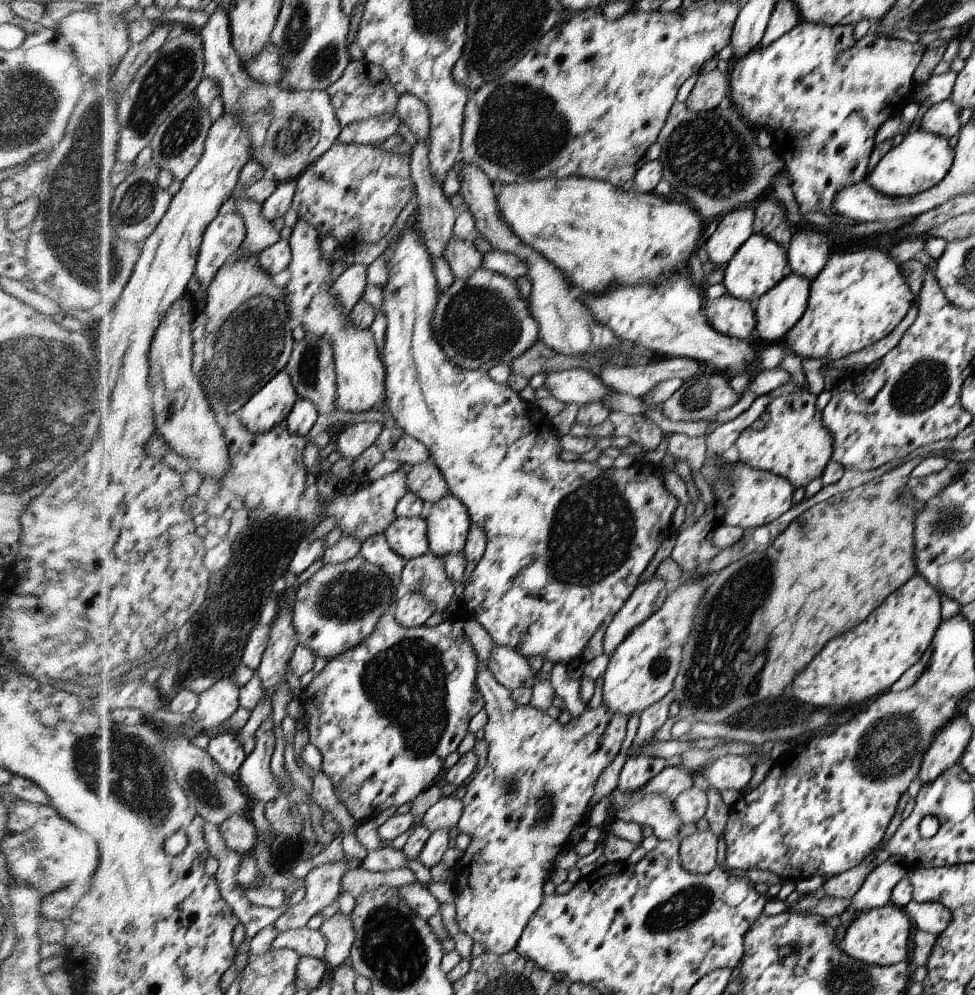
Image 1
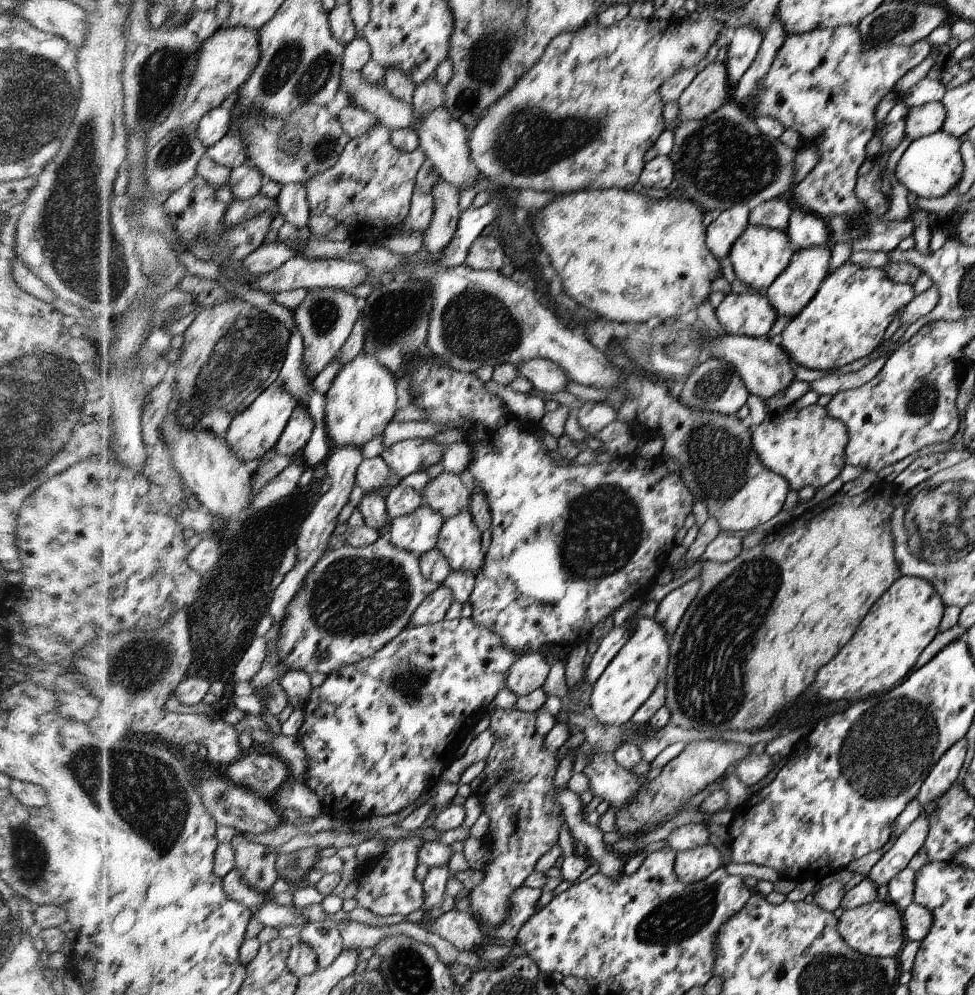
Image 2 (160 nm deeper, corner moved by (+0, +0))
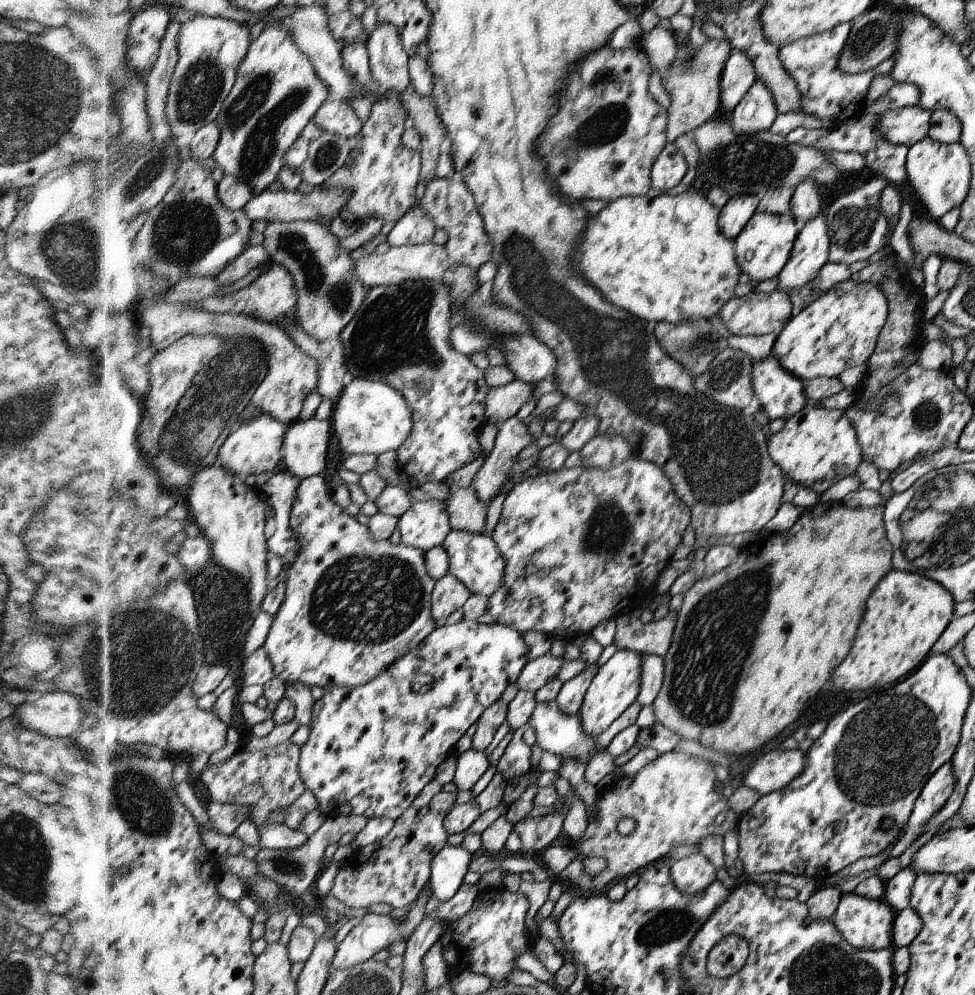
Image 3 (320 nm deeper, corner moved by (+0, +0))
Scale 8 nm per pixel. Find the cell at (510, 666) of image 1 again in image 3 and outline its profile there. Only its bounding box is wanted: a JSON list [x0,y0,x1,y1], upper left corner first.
[516,651,563,693]

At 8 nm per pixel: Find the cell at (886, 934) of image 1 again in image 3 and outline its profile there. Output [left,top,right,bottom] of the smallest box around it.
[831,891,894,950]

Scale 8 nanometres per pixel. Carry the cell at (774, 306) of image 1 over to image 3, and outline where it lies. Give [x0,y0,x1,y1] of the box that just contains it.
[778,213,830,292]

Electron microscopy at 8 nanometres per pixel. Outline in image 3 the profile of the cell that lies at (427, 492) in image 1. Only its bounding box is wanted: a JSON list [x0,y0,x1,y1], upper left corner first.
[446,486,487,533]

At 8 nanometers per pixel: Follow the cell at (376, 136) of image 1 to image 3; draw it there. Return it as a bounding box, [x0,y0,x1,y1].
[315,100,363,139]

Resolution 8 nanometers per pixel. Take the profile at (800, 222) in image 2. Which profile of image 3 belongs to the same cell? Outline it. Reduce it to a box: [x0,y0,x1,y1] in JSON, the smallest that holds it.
[790,177,822,225]

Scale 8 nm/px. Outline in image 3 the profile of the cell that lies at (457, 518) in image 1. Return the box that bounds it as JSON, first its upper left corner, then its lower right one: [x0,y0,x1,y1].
[442,531,507,598]

